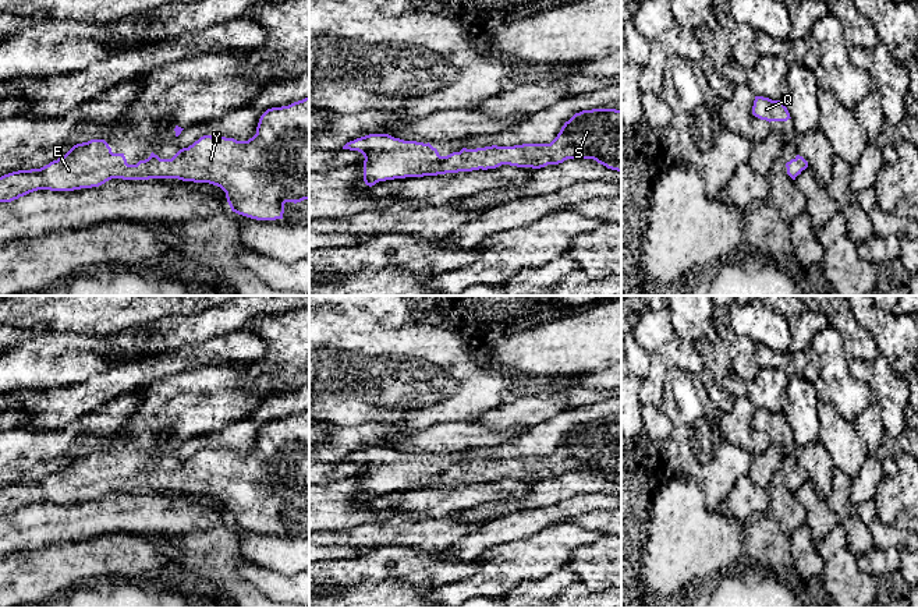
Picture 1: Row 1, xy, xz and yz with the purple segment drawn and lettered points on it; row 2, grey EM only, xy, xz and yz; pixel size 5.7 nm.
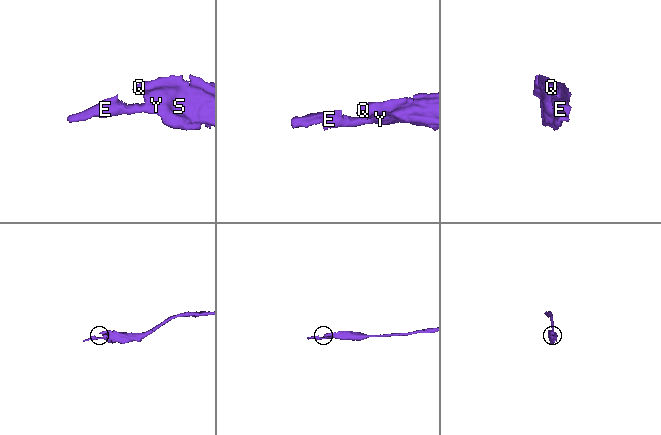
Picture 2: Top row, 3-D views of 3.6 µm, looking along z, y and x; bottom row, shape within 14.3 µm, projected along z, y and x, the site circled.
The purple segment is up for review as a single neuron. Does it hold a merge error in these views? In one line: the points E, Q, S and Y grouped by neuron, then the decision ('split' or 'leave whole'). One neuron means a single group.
E Q S Y | leave whole

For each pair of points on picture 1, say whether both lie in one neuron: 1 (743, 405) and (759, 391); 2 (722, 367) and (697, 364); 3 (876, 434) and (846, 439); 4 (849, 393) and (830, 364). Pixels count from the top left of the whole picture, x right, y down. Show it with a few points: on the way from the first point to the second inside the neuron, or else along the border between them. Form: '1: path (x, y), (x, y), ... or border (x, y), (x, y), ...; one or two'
1: border (736, 396), (745, 396), (754, 409); two
2: border (693, 345), (706, 371); two
3: border (853, 423), (869, 453); two
4: path (842, 386), (842, 380), (835, 371); one

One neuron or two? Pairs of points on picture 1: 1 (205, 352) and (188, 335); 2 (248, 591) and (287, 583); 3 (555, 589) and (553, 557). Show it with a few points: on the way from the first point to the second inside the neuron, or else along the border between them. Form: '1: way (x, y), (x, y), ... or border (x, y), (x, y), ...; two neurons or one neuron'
1: border (229, 332), (197, 345), (184, 345), (166, 352); two neurons
2: border (245, 564), (240, 573), (262, 593); two neurons
3: border (566, 564), (538, 579), (523, 580); two neurons

